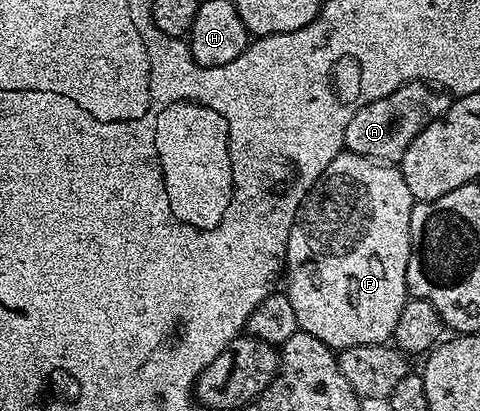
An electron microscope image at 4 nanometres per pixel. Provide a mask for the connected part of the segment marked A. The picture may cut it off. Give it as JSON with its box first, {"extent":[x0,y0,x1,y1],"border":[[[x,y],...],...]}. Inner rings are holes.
{"extent":[345,82,450,163],"border":[[[407,82],[395,92],[368,102],[355,112],[355,116],[351,116],[345,133],[345,150],[350,154],[373,158],[376,162],[400,163],[411,140],[415,140],[427,124],[443,116],[450,101],[450,95],[440,88],[424,82]]]}

